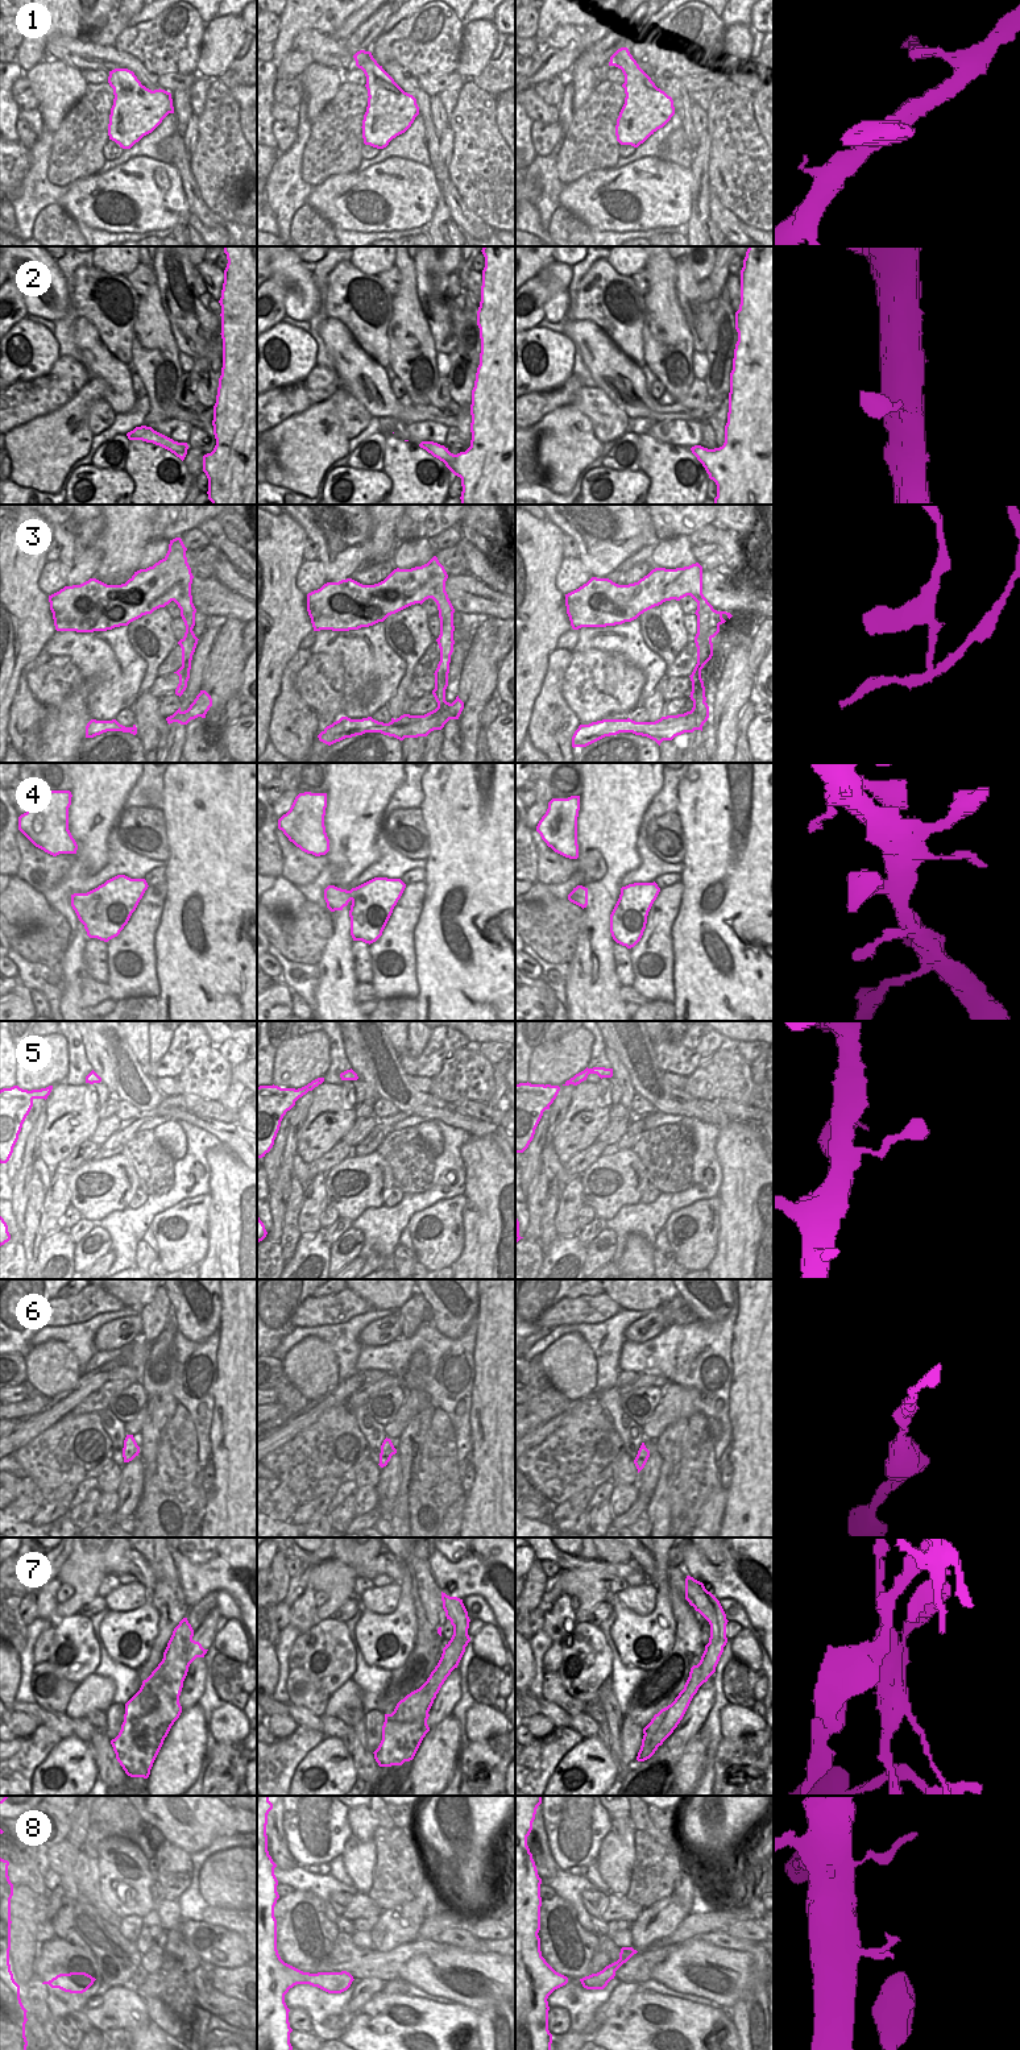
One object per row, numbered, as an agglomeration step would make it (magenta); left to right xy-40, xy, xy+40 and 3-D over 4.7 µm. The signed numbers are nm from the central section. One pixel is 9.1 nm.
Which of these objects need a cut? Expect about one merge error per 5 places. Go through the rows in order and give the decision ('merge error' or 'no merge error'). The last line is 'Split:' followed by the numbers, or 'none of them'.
1: no merge error
2: no merge error
3: merge error
4: no merge error
5: no merge error
6: no merge error
7: merge error
8: no merge error
Split: 3, 7

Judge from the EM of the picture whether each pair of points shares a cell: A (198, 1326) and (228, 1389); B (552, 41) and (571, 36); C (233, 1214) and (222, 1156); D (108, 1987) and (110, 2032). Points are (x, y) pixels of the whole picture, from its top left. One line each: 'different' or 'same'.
A: different
B: same
C: same
D: different

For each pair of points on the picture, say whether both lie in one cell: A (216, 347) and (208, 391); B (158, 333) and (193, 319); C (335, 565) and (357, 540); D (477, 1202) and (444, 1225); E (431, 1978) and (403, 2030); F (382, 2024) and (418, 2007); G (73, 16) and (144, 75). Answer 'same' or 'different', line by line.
A: same
B: different
C: same
D: different
E: different
F: same
G: different

